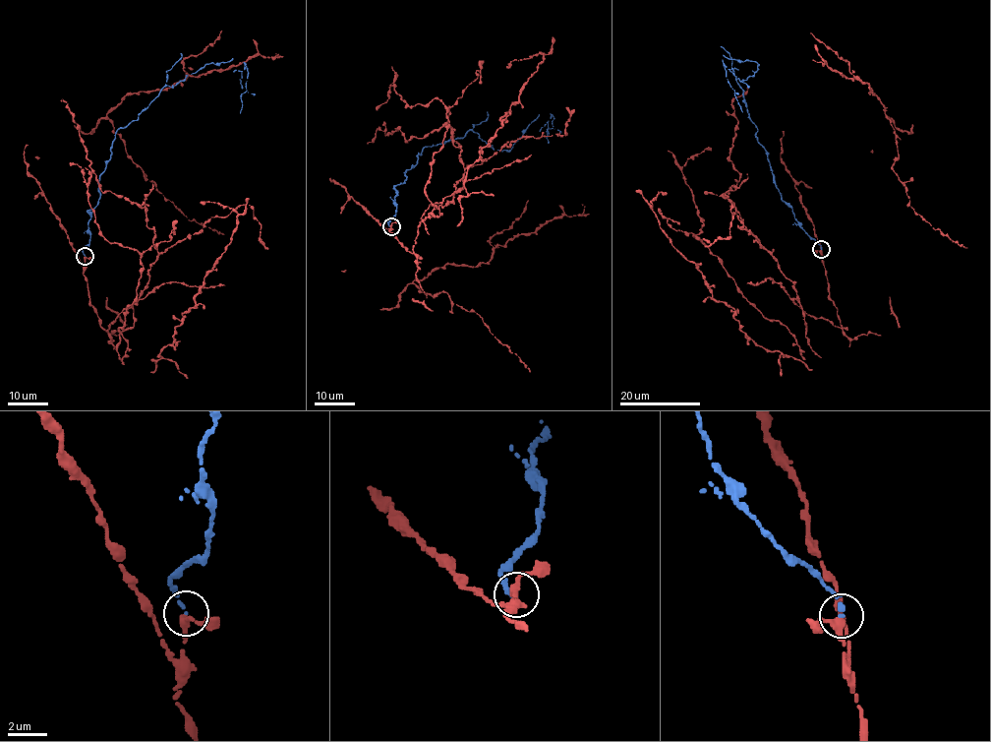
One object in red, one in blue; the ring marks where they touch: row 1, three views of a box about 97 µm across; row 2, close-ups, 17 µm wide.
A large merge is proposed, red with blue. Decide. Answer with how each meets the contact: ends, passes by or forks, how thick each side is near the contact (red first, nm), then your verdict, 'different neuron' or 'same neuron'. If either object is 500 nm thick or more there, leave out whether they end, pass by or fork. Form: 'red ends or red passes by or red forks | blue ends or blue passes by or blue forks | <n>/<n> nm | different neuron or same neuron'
red ends | blue ends | 440/220 nm | different neuron

